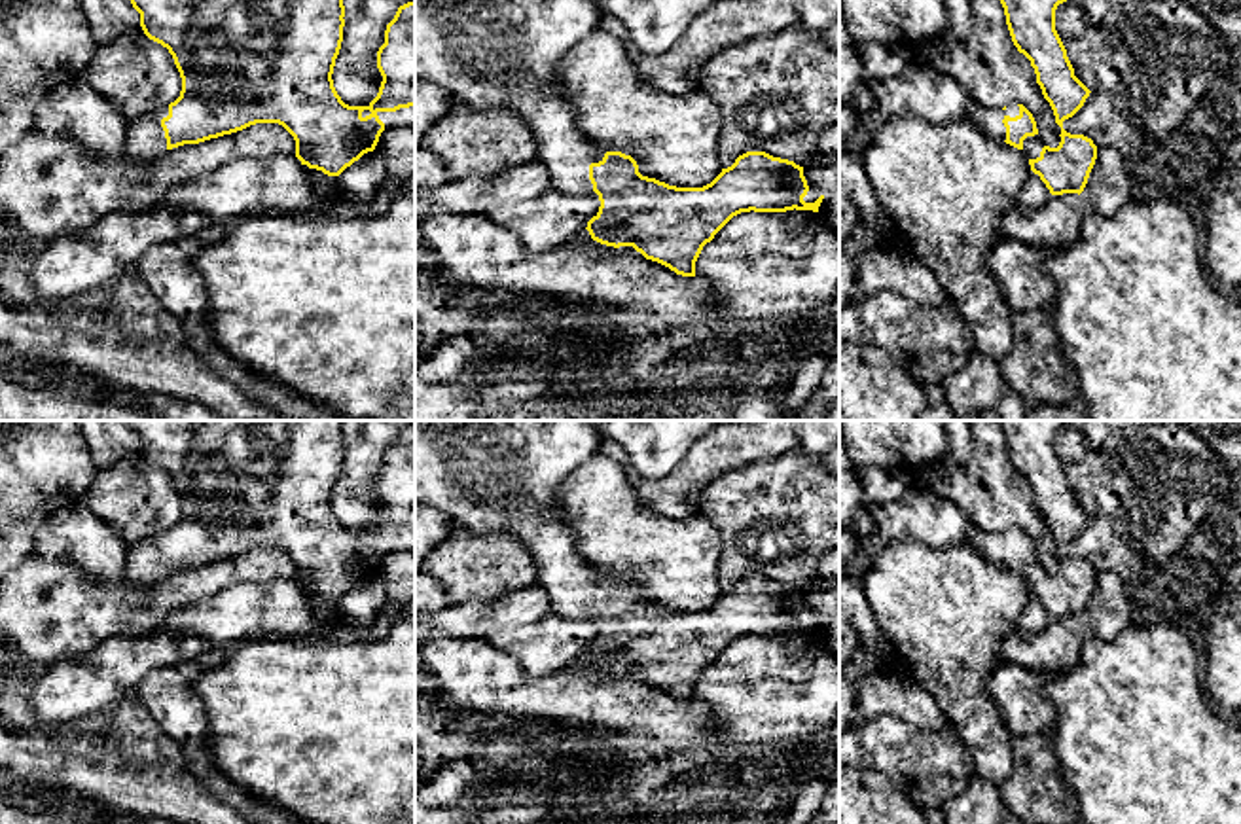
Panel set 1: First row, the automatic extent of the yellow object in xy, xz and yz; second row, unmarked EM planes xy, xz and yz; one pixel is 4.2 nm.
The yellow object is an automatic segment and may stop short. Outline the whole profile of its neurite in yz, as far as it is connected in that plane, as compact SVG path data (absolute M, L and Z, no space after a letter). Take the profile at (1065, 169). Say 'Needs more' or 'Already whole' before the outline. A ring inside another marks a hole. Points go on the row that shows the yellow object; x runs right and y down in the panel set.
Needs more. M1000 0L1012 42L1031 61L1036 83L1061 127L1057 148L1042 140L1033 114L1023 104L983 108L957 80L909 59L900 74L868 80L877 108L858 114L854 129L839 142L839 153L864 152L879 127L896 116L913 114L930 125L970 117L989 138L1017 148L1052 195L1080 195L1095 165L1097 146L1091 138L1063 129L1063 121L1072 117L1091 93L1074 76L1055 30L1055 9L1063 2L1067 0Z

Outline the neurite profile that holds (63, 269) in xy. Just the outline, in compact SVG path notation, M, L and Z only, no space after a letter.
M189 206L108 214L87 233L49 241L32 254L34 294L44 301L74 301L135 265L153 244L180 244L210 224Z

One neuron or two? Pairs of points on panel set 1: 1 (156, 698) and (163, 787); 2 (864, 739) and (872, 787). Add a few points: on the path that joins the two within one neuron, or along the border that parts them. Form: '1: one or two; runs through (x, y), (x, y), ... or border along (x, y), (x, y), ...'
1: two; border along (135, 699), (169, 735), (184, 745)
2: two; border along (859, 770), (885, 773), (908, 796)

